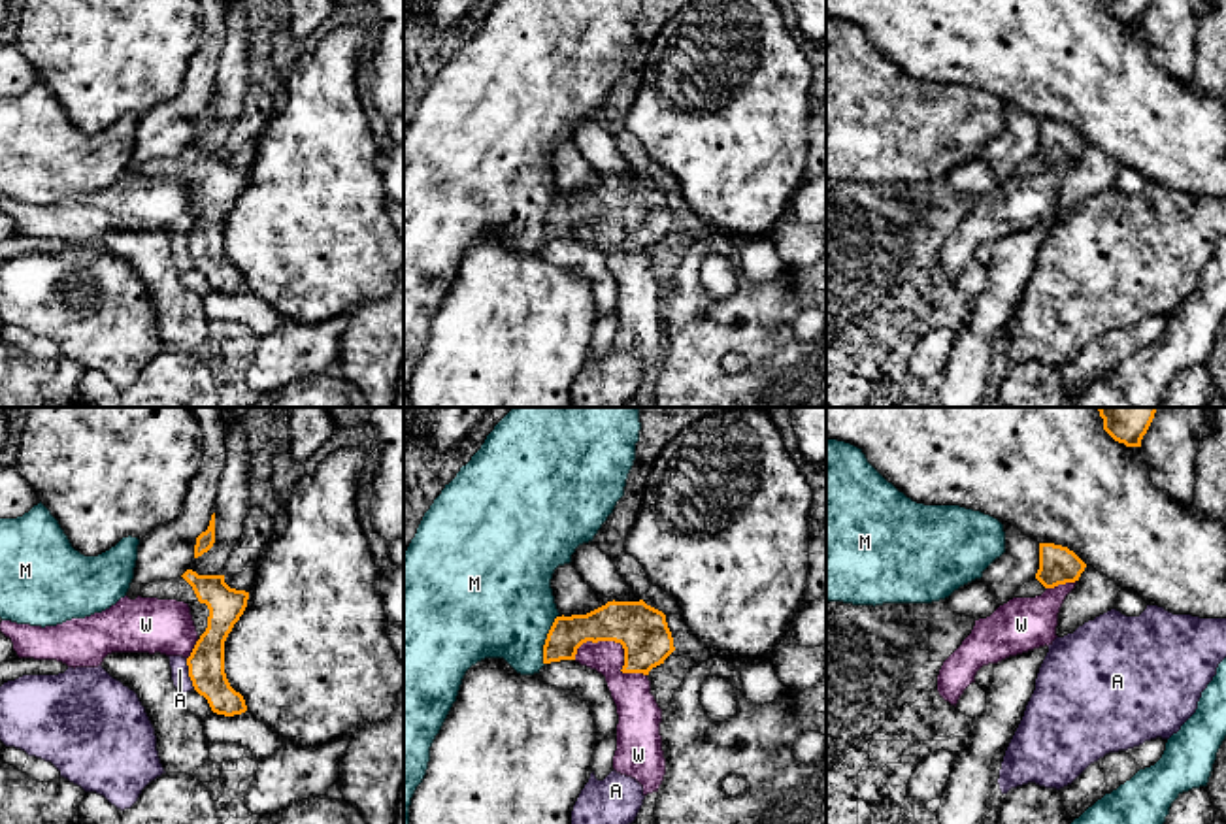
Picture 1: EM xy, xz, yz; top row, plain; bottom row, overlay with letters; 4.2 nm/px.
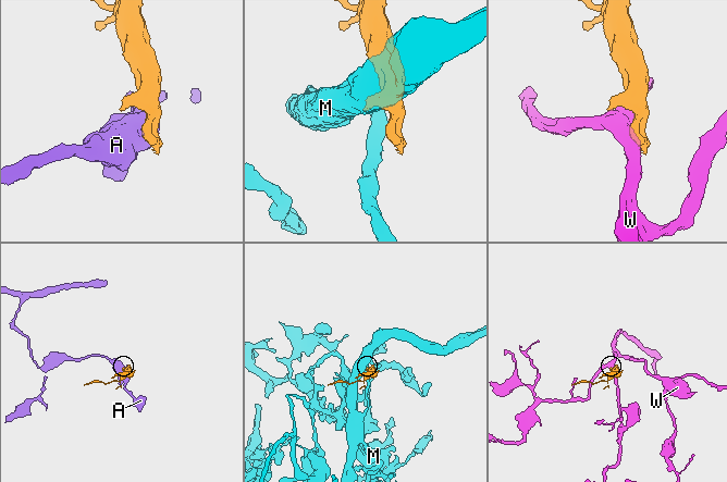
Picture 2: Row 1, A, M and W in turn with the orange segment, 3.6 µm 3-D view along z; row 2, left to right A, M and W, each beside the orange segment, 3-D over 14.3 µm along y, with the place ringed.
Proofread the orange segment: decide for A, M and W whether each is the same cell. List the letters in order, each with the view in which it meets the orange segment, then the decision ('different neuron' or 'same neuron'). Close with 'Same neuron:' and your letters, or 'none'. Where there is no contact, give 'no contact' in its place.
A: contact in xy; different neuron
M: contact in xz; different neuron
W: contact in xz; different neuron
Same neuron: none

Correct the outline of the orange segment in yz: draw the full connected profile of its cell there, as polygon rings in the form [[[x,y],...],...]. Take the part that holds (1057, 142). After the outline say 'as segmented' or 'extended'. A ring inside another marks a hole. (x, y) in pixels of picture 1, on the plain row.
[[[1039,121],[1039,147],[1035,155],[1015,170],[1013,175],[1035,175],[1047,166],[1079,158],[1086,141],[1068,124]]] | extended

